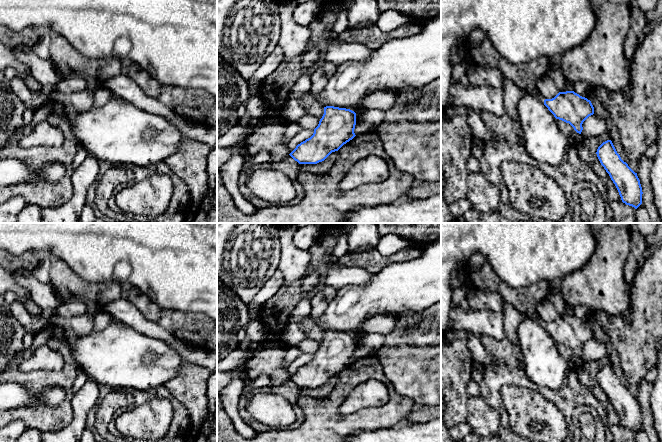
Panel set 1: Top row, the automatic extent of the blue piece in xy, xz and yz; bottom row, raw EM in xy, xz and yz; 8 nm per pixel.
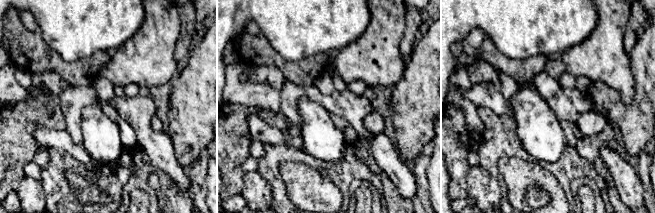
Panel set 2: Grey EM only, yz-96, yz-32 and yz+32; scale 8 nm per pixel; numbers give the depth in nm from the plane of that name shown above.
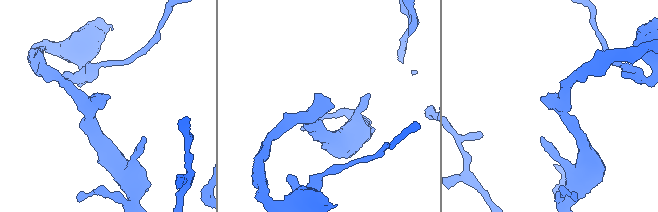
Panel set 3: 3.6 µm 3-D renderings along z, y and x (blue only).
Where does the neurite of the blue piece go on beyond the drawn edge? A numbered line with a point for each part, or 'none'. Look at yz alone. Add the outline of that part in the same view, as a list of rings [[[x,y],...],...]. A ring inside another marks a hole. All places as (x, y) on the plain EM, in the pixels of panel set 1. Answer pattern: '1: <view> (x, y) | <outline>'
1: yz (512, 317) | [[[504,303],[503,309],[503,321],[506,338],[518,349],[519,341],[517,338],[517,327],[526,318],[530,317],[535,320],[540,326],[544,327],[544,322],[541,320],[538,314],[533,313],[531,315],[525,315],[515,309],[512,305]]]

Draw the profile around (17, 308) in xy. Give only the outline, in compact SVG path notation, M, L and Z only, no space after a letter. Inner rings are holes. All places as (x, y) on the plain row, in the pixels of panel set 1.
M17 298L11 305L10 305L10 311L12 315L16 318L16 320L26 329L29 330L30 326L32 324L32 321L39 317L39 315L32 315L30 314L22 299Z

